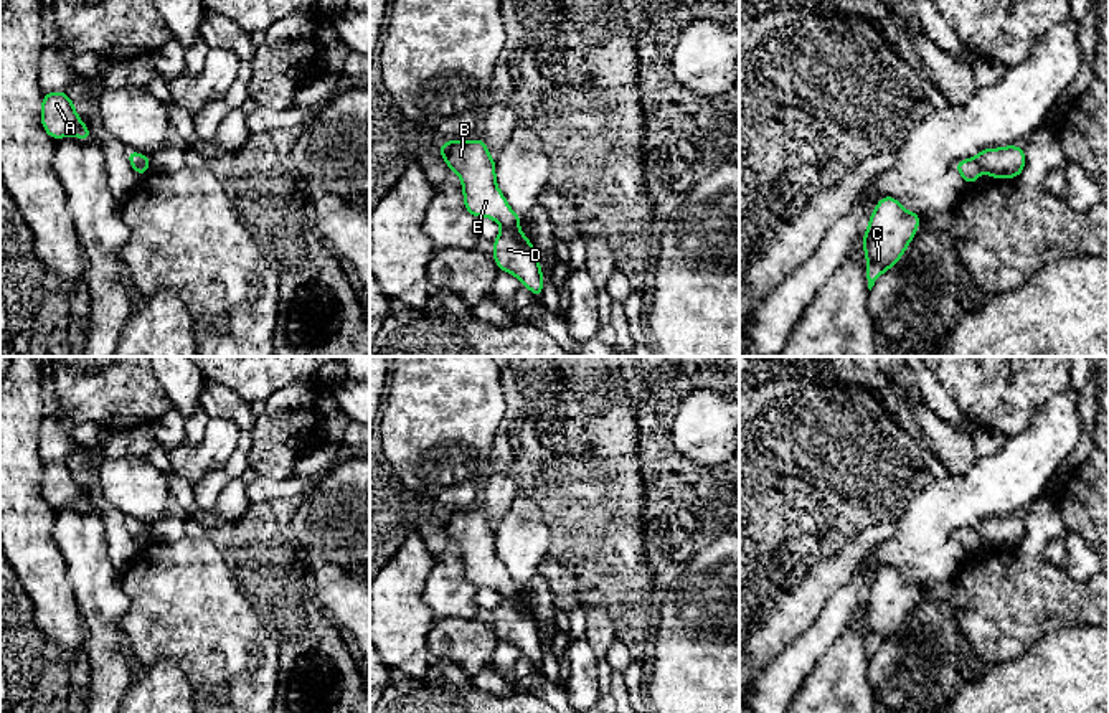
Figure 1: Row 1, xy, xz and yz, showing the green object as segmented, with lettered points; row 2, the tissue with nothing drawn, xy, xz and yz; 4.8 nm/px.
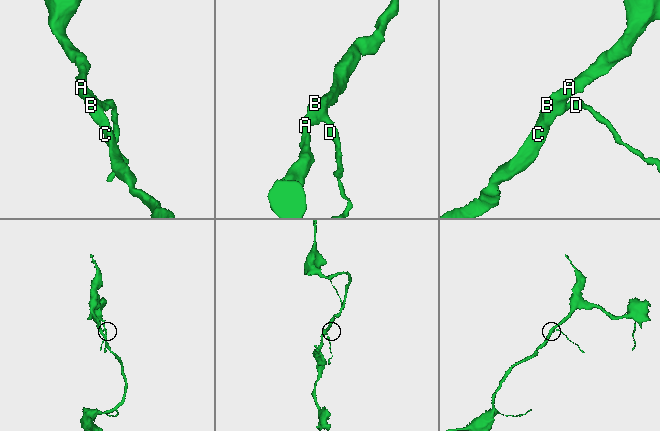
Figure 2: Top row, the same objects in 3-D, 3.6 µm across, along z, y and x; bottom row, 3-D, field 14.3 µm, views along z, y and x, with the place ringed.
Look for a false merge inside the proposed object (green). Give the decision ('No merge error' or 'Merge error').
Merge error

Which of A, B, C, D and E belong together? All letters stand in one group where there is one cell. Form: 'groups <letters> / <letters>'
groups A B C E / D

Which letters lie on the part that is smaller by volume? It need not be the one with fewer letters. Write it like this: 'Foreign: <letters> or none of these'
Foreign: D

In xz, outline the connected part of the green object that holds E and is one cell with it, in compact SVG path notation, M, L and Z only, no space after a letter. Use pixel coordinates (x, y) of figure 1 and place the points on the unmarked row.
M482 508L447 510L439 520L447 536L462 550L464 574L470 584L492 588L502 596L520 594L521 586L512 581L497 558L495 530Z

